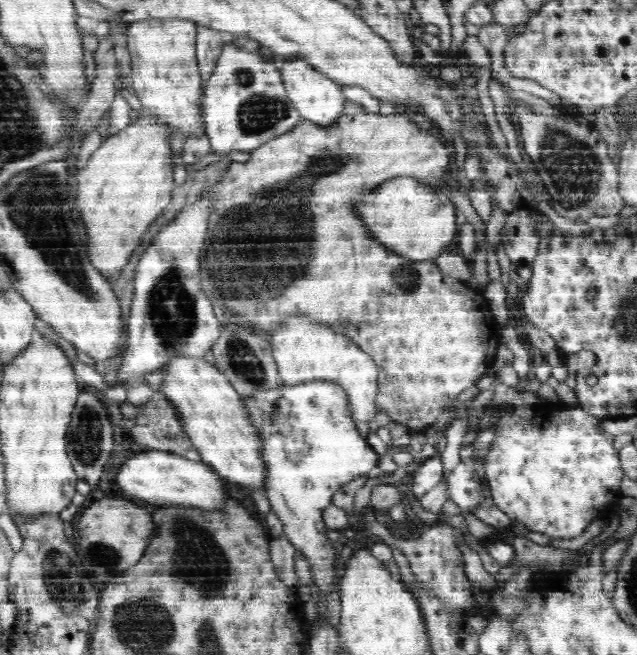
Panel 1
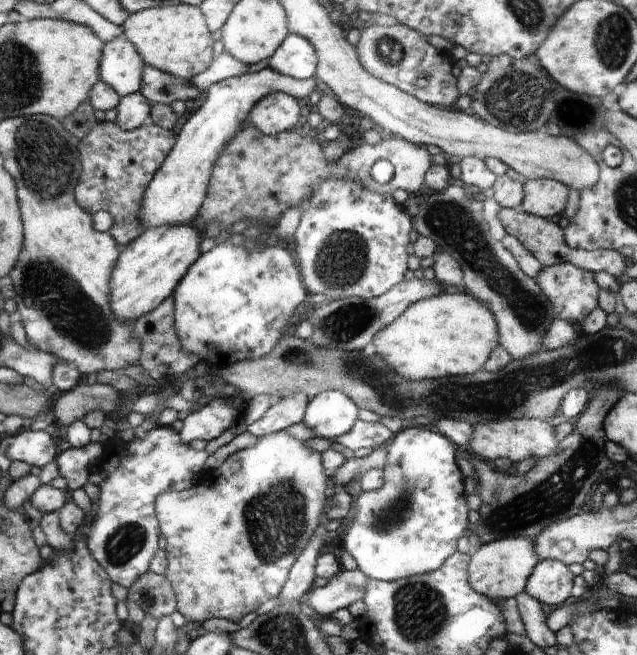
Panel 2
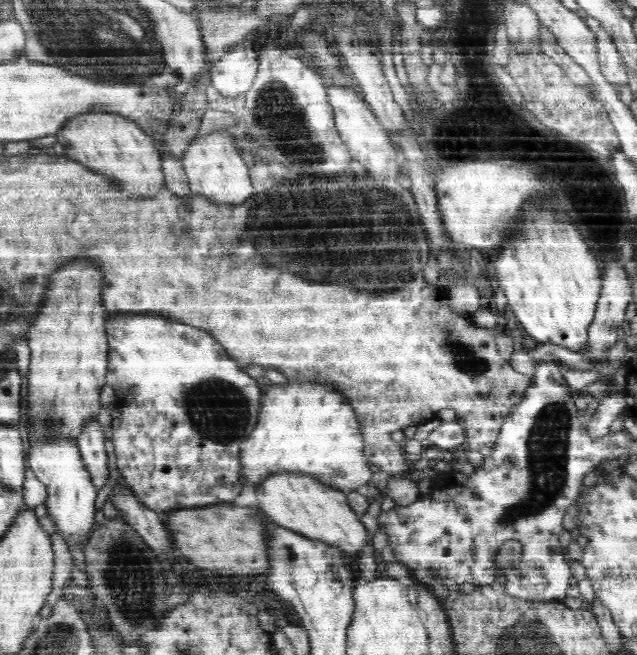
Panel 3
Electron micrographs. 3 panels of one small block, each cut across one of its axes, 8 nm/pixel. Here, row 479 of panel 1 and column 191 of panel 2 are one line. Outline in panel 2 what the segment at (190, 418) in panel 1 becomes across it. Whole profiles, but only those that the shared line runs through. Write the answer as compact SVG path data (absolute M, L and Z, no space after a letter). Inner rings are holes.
M188 224L147 229L143 235L138 236L126 250L122 251L121 259L117 261L117 267L114 268L110 280L110 296L112 297L114 316L118 320L130 322L132 325L142 316L156 311L176 290L178 282L184 278L188 268L201 256L200 244L200 235L195 228L190 227Z

